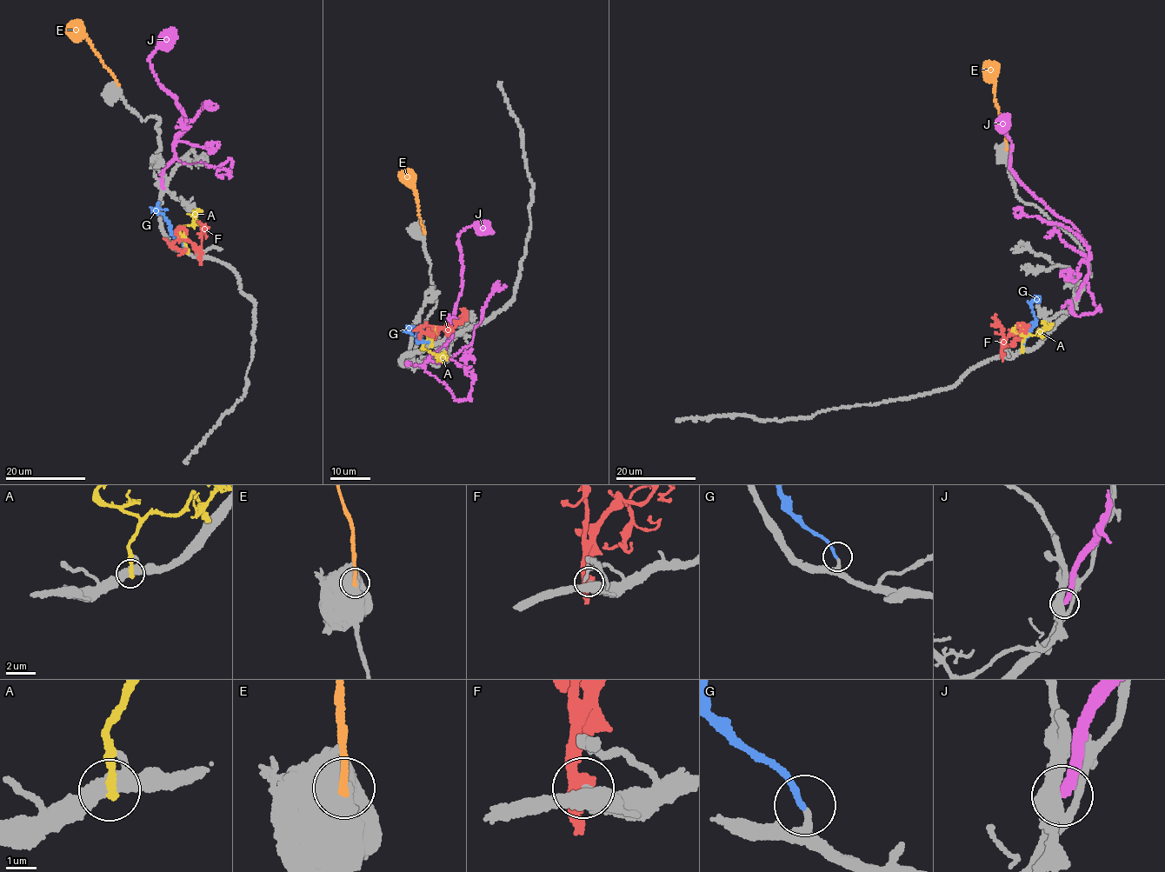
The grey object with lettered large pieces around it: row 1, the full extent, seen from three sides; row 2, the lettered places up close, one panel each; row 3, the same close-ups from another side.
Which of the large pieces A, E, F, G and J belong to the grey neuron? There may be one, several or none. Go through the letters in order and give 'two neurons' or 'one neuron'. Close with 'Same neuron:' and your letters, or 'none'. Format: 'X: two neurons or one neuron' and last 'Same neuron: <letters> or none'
A: two neurons
E: two neurons
F: two neurons
G: one neuron
J: two neurons
Same neuron: G

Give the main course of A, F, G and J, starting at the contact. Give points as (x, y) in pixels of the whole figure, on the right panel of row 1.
A: (1021, 351), (1027, 336), (1035, 335), (1040, 329), (1041, 333), (1048, 327), (1044, 322), (1041, 323)
F: (1003, 355), (1002, 349), (1011, 331), (1015, 337), (1012, 344), (1015, 347)
G: (1023, 346), (1028, 333), (1035, 324), (1032, 301), (1027, 302)
J: (1075, 299), (1087, 276), (1088, 246), (1070, 222), (1019, 181), (1010, 165), (1011, 141), (1000, 125), (1008, 116)

